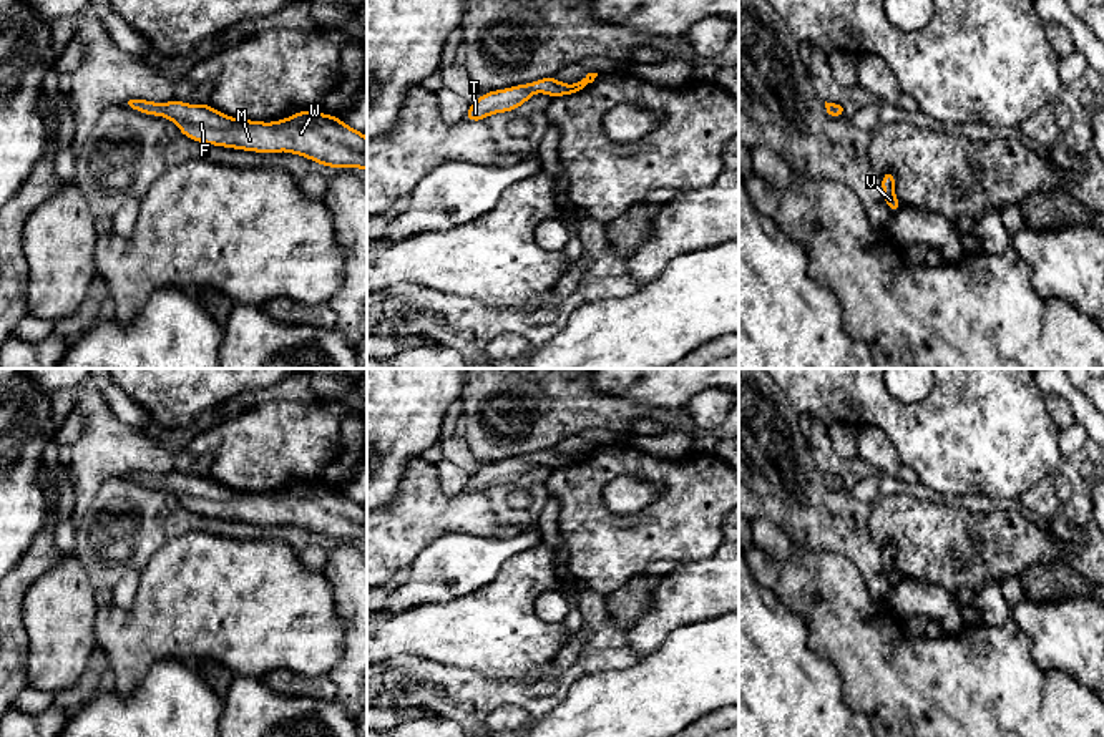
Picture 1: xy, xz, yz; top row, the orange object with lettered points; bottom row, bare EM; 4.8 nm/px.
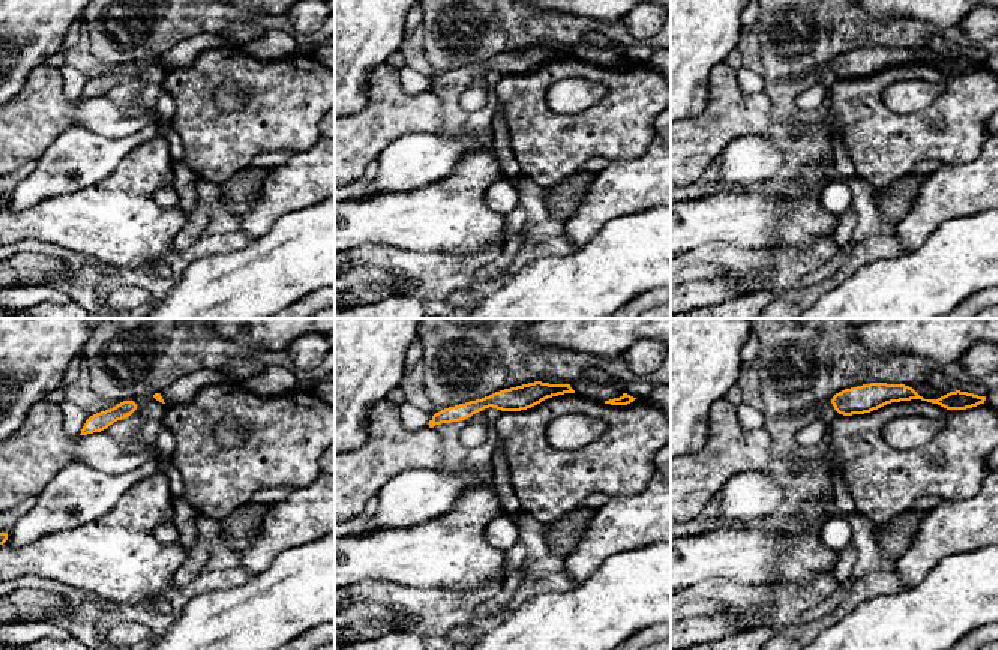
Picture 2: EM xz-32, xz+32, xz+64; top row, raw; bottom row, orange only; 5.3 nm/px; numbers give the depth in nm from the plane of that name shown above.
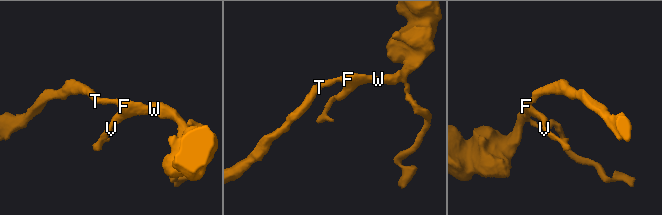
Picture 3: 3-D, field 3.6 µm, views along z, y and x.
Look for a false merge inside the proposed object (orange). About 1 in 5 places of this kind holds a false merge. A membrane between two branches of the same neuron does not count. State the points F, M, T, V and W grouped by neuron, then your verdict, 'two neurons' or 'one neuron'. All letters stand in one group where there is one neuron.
groups F M T V W; one neuron

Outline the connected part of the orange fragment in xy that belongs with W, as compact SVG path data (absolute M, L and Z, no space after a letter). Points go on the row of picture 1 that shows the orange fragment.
M129 100L128 105L139 113L171 120L198 143L254 153L287 151L322 166L367 171L367 136L325 113L297 111L291 118L264 123L231 118L208 103Z

